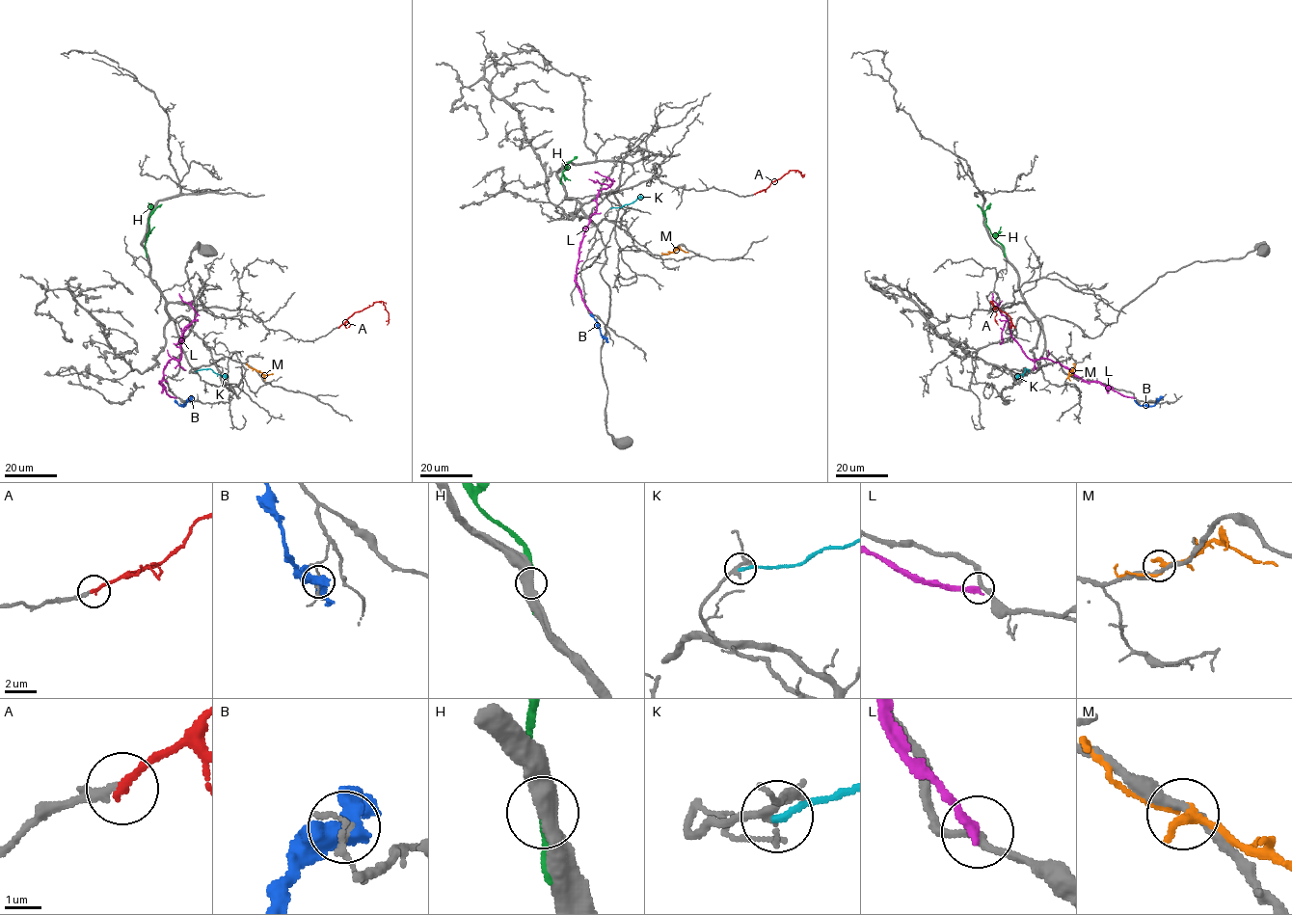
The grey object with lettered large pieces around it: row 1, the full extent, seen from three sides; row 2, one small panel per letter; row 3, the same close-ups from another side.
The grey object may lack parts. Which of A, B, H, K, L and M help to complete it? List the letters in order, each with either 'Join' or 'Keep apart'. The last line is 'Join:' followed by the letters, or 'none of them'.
A: Join
B: Keep apart
H: Keep apart
K: Keep apart
L: Keep apart
M: Keep apart
Join: A

